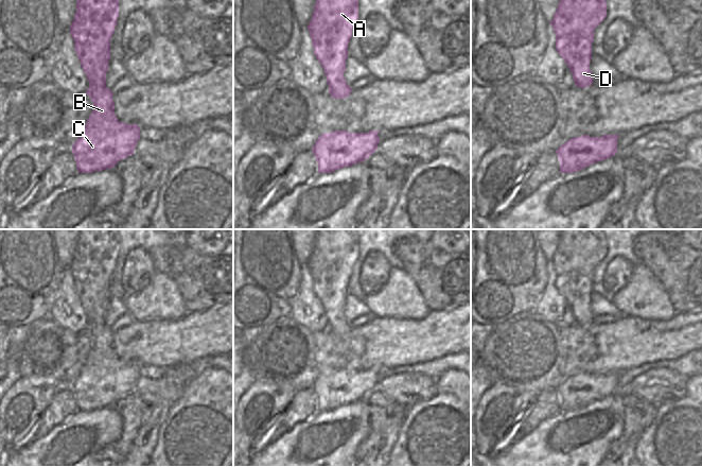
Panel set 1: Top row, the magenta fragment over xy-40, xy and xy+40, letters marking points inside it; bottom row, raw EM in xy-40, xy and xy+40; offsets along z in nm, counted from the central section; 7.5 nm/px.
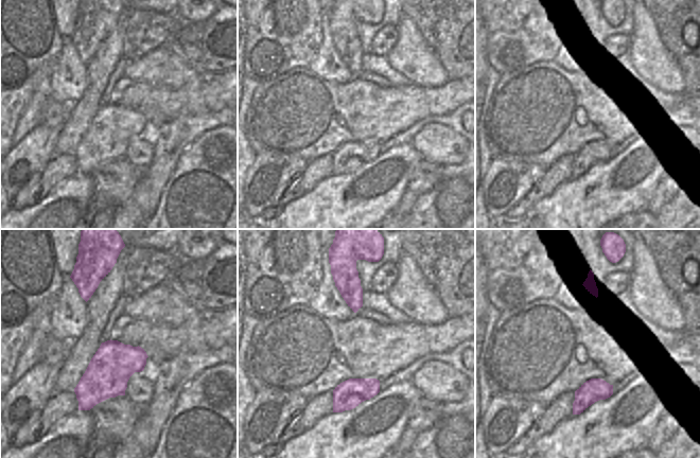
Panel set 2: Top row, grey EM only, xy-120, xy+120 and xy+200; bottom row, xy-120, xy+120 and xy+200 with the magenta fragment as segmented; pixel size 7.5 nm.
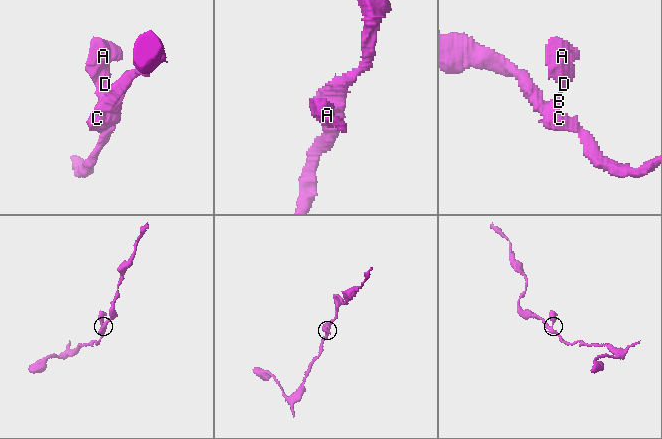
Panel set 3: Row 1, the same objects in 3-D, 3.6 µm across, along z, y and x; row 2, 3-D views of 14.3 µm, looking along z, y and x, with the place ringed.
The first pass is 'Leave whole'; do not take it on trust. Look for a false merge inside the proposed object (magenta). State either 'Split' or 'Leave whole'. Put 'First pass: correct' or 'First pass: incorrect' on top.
First pass: incorrect
Split.

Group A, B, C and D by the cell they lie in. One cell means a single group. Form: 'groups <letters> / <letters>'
groups A D / B C

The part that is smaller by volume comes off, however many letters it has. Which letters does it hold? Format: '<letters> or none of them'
A, D

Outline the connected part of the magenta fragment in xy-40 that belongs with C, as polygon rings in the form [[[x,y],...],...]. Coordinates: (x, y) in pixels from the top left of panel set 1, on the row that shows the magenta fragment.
[[[106,81],[103,88],[88,88],[86,94],[93,102],[93,110],[72,146],[78,173],[112,169],[120,160],[134,154],[136,144],[140,139],[140,127],[137,124],[126,124],[117,119],[112,100],[113,93],[106,87]]]

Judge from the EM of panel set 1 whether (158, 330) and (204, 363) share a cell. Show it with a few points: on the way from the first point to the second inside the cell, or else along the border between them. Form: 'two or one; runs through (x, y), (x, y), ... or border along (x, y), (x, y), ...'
two; border along (222, 355), (209, 355), (175, 366)

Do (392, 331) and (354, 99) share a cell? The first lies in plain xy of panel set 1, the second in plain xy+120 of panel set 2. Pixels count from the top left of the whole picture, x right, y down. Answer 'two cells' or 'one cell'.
one cell

